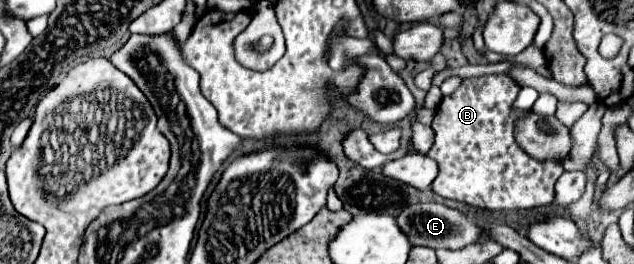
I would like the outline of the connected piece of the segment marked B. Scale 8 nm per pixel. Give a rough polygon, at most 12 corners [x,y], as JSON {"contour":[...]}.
{"contour":[[464,79],[438,105],[432,189],[482,209],[554,201],[562,161],[514,139],[520,85]]}

